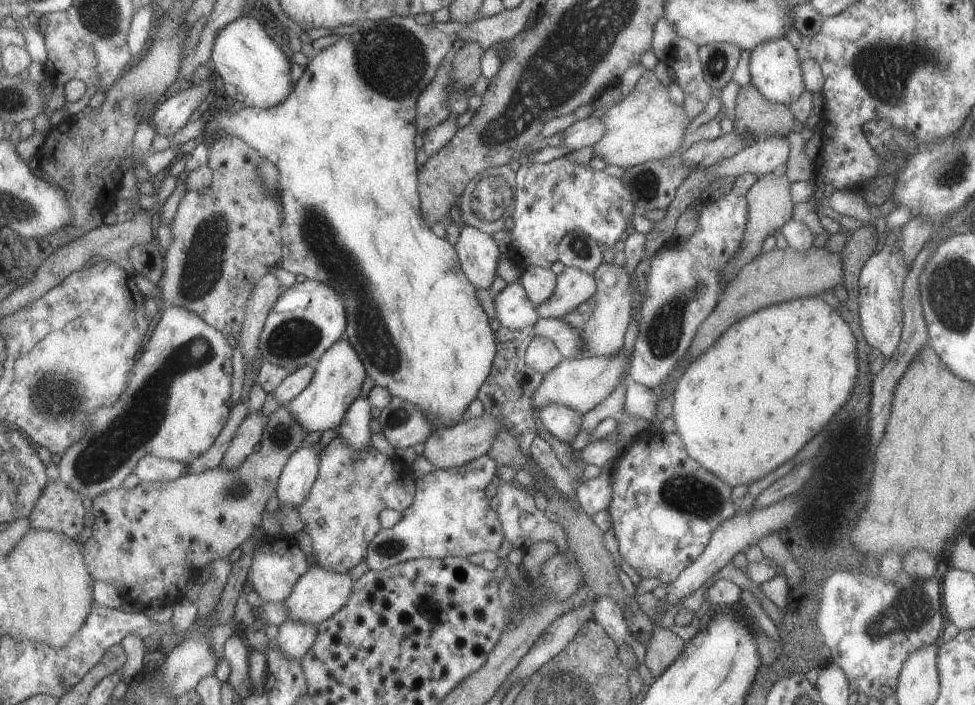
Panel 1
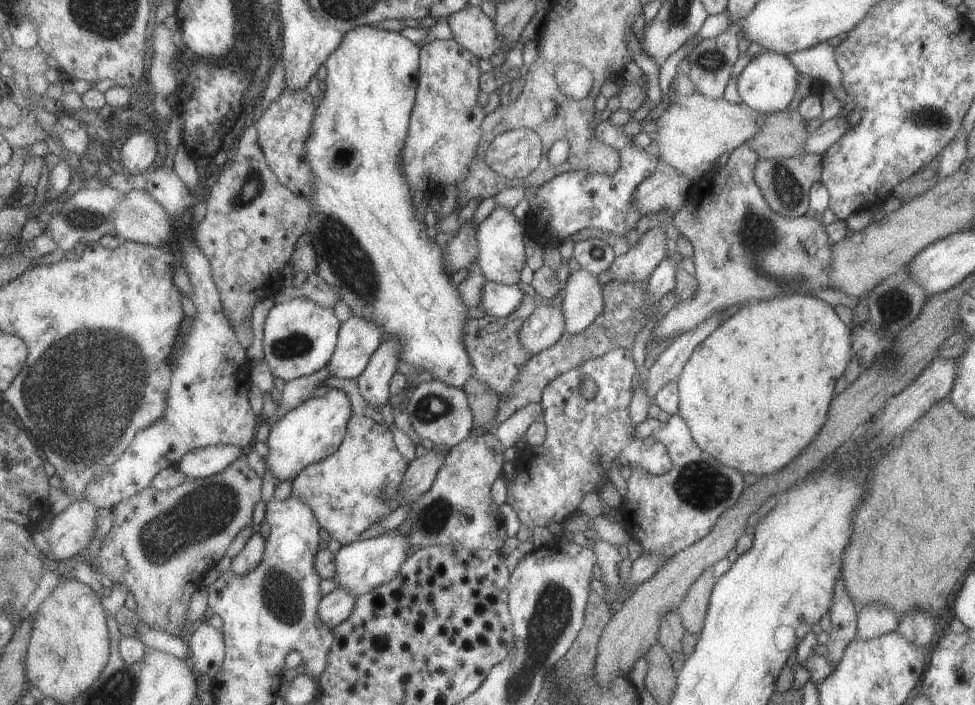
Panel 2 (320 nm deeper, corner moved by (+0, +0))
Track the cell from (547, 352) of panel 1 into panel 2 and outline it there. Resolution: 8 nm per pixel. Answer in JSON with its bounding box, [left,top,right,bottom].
[561,268,603,334]

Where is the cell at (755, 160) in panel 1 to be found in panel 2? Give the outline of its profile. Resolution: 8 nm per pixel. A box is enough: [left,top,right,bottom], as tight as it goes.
[803,115,849,155]

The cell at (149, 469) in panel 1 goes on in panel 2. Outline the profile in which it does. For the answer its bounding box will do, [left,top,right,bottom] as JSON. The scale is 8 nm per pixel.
[173,446,243,479]

